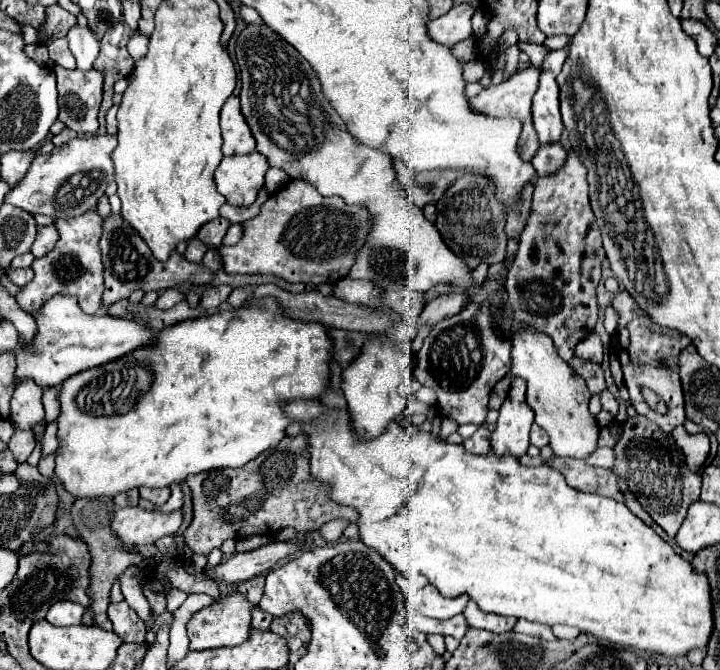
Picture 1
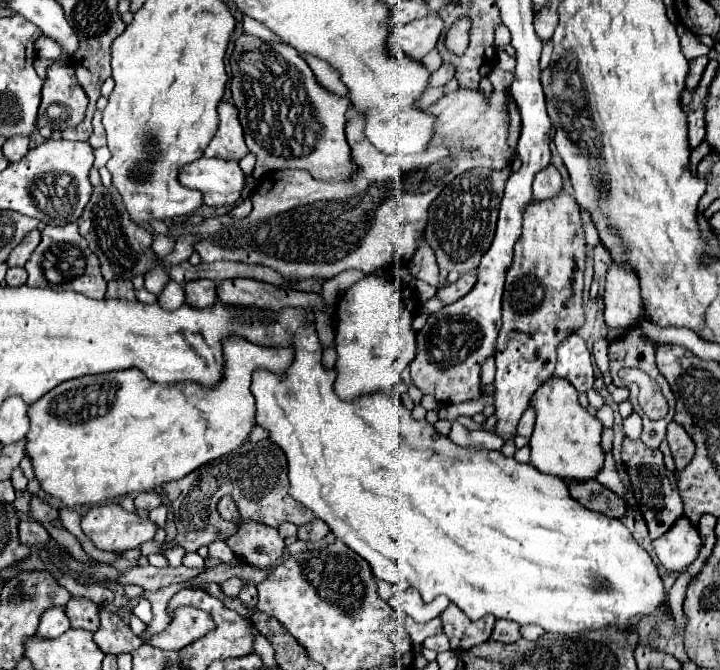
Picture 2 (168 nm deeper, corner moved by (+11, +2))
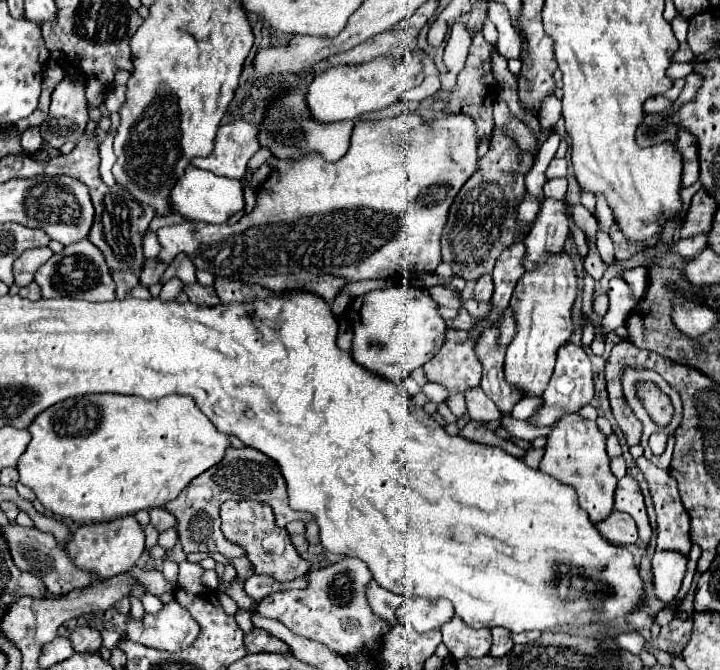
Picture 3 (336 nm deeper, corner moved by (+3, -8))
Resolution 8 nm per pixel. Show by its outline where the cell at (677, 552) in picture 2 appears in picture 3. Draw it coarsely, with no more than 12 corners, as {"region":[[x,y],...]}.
{"region":[[656,552],[652,584],[672,602],[686,574],[684,554]]}

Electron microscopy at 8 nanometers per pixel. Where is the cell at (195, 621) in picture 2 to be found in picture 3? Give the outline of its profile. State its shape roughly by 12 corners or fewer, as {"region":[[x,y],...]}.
{"region":[[176,600],[126,622],[126,638],[168,652],[196,640],[196,620]]}

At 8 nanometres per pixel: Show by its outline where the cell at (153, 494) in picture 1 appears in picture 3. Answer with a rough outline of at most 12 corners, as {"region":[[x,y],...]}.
{"region":[[150,510],[150,524],[158,532],[176,526],[168,510]]}

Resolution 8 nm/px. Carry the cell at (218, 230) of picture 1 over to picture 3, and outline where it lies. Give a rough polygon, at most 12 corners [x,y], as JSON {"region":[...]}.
{"region":[[186,254],[168,264],[160,282],[180,278],[184,284],[196,280],[196,266]]}

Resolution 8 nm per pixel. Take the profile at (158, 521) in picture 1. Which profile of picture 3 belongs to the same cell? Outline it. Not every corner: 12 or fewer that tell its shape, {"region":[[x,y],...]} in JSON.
{"region":[[134,516],[82,524],[62,550],[106,580],[144,552]]}

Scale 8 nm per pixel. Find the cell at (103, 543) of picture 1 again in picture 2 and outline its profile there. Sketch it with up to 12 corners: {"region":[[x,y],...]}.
{"region":[[70,598],[66,614],[72,628],[96,632],[98,604],[88,598]]}

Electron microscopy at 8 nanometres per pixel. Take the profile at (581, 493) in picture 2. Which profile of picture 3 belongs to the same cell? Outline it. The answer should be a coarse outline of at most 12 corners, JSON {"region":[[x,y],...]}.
{"region":[[612,512],[596,524],[602,538],[614,546],[638,540],[636,524],[628,514]]}

